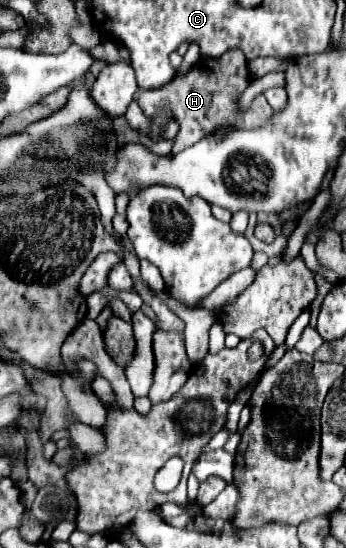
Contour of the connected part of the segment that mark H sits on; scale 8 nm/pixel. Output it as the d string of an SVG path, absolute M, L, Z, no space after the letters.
M229 50L221 58L199 58L185 76L171 80L165 86L165 92L163 92L163 86L157 90L139 90L135 98L141 110L145 112L145 116L157 114L163 104L173 110L175 120L181 124L181 130L175 138L175 146L171 150L171 154L177 154L183 148L199 142L201 140L199 134L207 136L221 126L235 126L235 128L245 128L245 130L263 126L265 118L269 118L269 114L275 114L273 108L265 102L265 98L255 98L249 110L241 114L237 112L237 98L249 86L249 82L251 82L251 76L249 76L245 56L239 50Z

